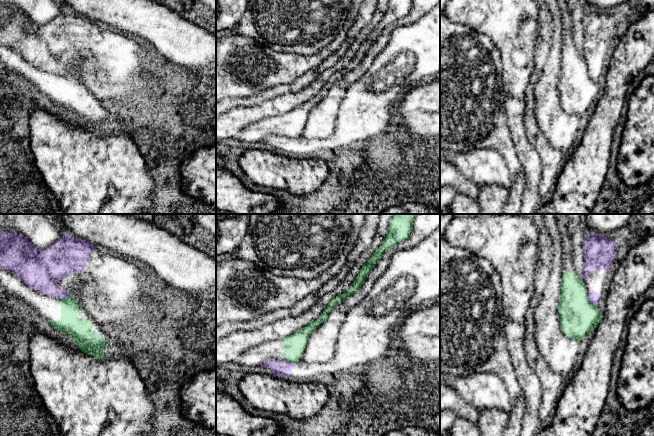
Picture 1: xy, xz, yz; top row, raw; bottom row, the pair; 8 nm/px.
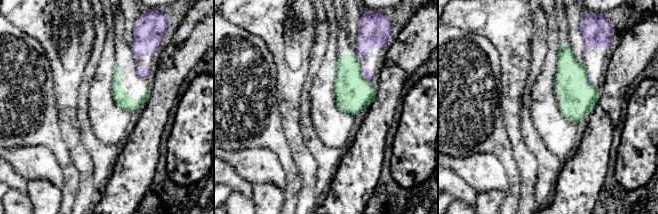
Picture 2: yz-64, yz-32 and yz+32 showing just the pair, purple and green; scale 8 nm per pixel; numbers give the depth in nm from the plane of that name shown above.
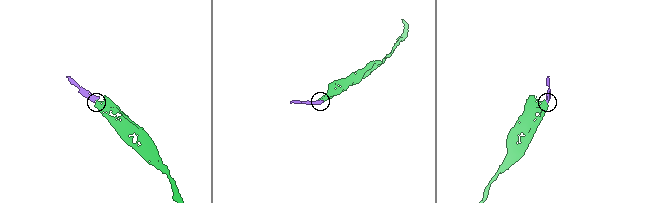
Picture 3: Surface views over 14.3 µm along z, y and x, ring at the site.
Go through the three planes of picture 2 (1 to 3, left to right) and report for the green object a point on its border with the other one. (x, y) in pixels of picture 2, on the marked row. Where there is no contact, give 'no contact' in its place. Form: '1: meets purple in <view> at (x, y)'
1: no contact
2: meets purple in yz-32 at (362, 75)
3: meets purple in yz+32 at (588, 78)

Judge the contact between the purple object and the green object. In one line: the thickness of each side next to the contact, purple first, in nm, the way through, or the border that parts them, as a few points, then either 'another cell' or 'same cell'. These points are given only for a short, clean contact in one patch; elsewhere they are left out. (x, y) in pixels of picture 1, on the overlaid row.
90 nm thick on the purple side, 300 nm on the other; border along yz (586, 291), (588, 299), (596, 306); another cell

